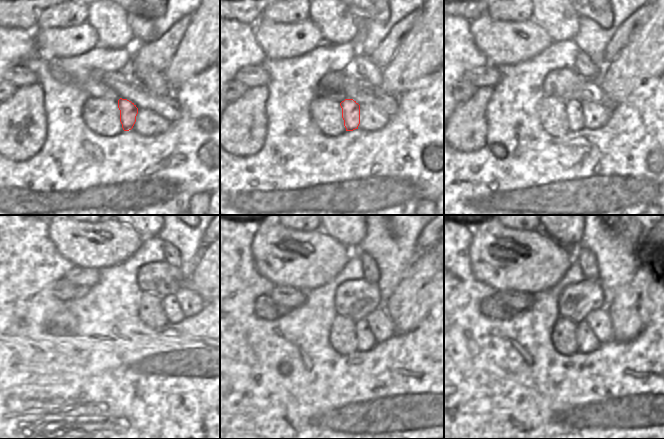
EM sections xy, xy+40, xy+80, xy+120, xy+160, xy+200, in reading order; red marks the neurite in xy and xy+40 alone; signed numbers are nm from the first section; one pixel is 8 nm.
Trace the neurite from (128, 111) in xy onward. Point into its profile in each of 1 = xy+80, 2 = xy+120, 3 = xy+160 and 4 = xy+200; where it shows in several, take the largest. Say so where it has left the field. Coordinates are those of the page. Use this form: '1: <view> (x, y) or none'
1: xy+80 (574, 107)
2: xy+120 (133, 343)
3: xy+160 (366, 340)
4: xy+200 (587, 341)

